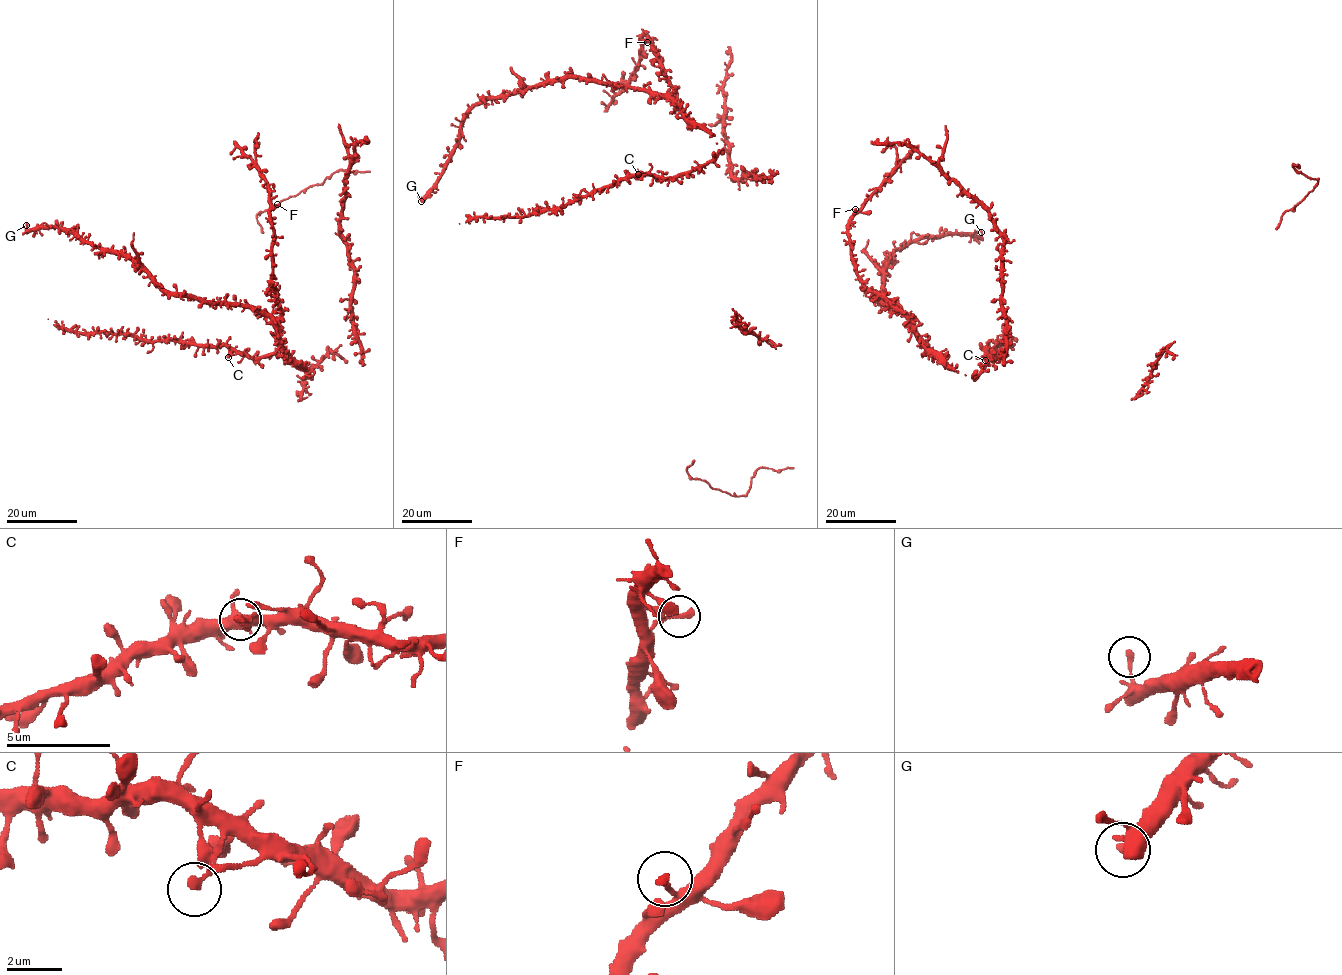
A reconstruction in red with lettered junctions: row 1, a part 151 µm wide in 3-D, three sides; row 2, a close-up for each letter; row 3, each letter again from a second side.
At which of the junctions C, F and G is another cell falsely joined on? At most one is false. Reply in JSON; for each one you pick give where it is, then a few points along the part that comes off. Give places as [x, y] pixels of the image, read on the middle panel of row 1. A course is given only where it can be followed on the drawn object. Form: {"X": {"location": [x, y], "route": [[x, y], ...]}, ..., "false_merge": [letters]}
{"false_merge": []}

